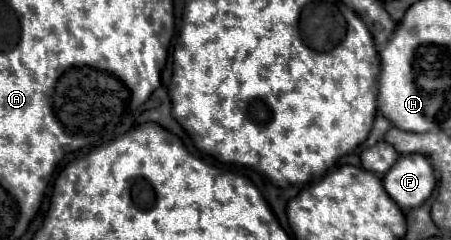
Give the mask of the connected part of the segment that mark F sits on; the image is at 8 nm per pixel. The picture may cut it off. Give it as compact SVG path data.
M423 154L399 156L399 160L383 176L383 186L399 204L399 208L409 210L421 206L435 188L435 176L429 158Z

